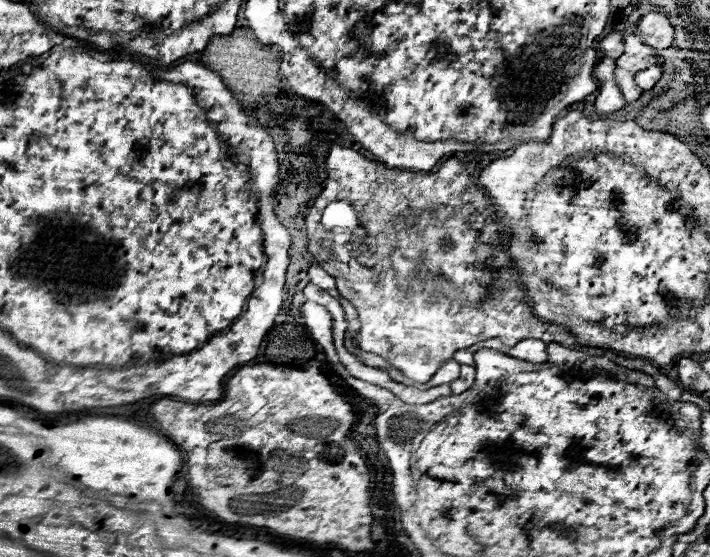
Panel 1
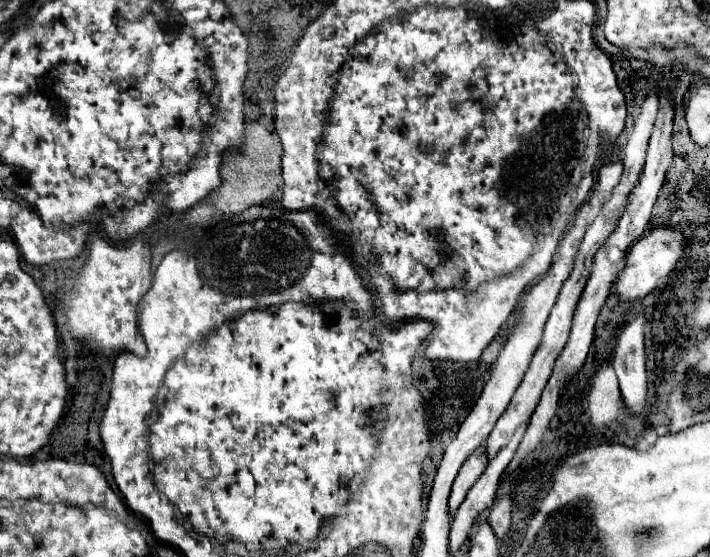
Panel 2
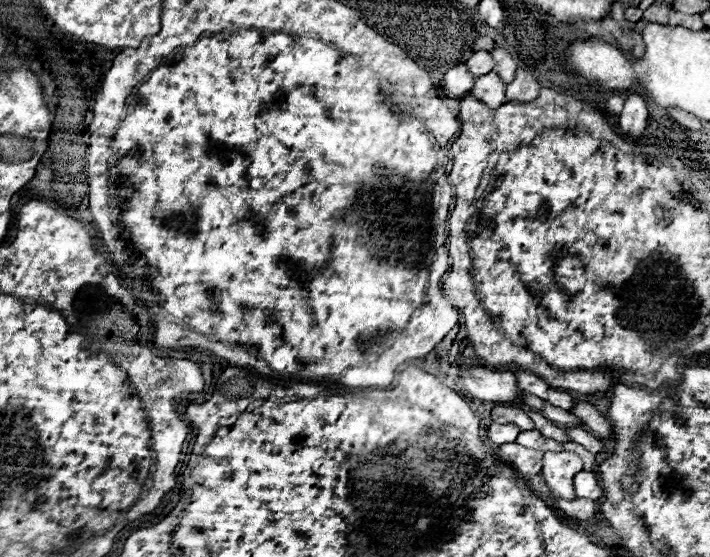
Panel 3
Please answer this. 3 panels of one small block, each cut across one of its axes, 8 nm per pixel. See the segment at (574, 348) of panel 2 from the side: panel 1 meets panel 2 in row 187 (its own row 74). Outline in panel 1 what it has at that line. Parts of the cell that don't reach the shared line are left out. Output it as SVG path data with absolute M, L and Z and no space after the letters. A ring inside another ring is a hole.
M650 66L650 68L646 68L646 70L640 70L634 78L636 78L636 84L638 84L640 88L650 90L650 88L660 80L660 76L662 76L660 66Z

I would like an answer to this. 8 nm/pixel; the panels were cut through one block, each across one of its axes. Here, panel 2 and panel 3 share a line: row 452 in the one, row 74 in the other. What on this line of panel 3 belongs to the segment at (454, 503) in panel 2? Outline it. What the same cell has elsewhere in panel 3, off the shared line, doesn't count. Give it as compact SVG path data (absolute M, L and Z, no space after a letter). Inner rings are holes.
M480 50L480 52L472 54L472 58L466 62L466 66L476 78L484 76L484 74L488 74L492 70L492 56L490 56L490 52Z

